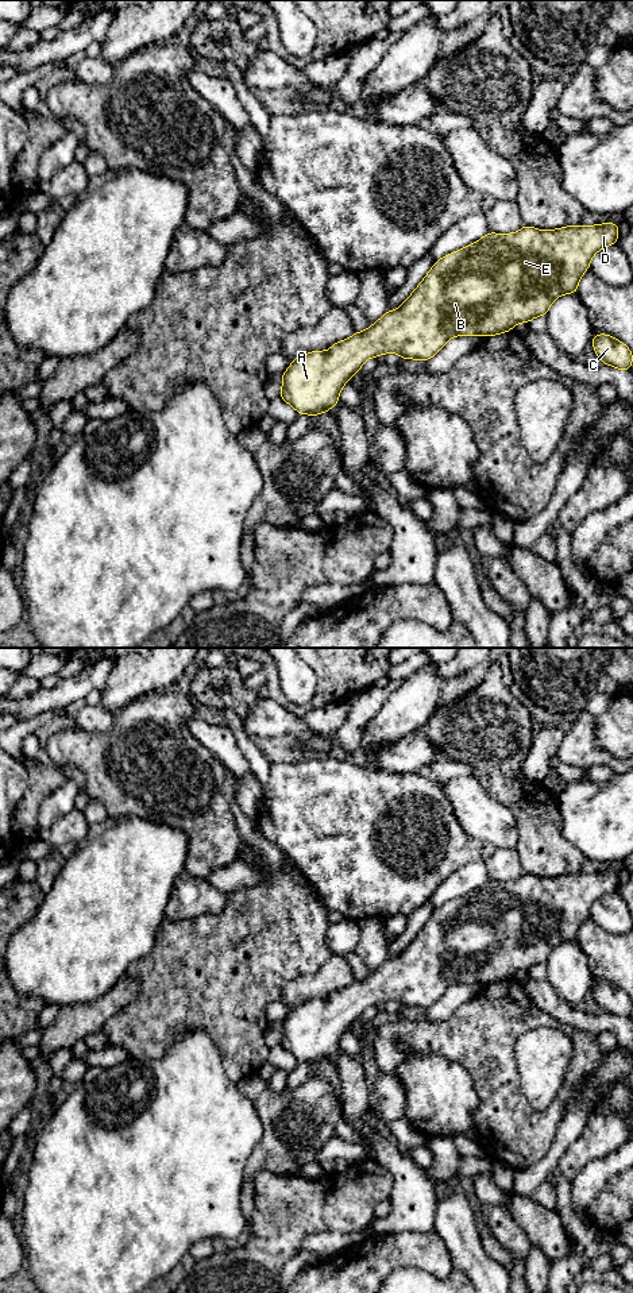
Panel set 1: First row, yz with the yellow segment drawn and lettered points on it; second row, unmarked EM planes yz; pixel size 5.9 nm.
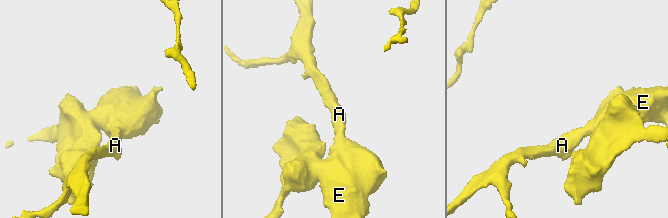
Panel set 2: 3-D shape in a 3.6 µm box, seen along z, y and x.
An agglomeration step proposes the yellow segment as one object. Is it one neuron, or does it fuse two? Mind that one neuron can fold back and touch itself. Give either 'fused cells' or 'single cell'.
single cell

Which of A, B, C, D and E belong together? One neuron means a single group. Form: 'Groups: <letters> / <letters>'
Groups: A B C D E

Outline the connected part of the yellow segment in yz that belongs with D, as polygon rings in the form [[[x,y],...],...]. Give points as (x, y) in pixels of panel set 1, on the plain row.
[[[603,871],[598,873],[568,873],[559,877],[536,877],[524,873],[516,881],[486,881],[480,888],[451,900],[436,908],[433,915],[395,958],[387,958],[375,972],[363,980],[335,991],[328,999],[312,999],[293,1007],[282,1022],[282,1038],[279,1045],[292,1053],[298,1062],[317,1064],[328,1060],[339,1050],[341,1035],[348,1027],[360,1019],[368,1006],[397,1000],[402,1007],[426,1010],[435,1004],[453,984],[482,983],[485,985],[512,979],[517,970],[529,970],[532,966],[545,964],[551,952],[568,941],[578,942],[578,931],[590,915],[591,906],[599,898],[615,892],[618,888],[618,872]]]

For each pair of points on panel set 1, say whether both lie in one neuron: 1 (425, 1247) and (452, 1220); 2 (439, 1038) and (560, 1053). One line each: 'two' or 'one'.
1: two
2: two

